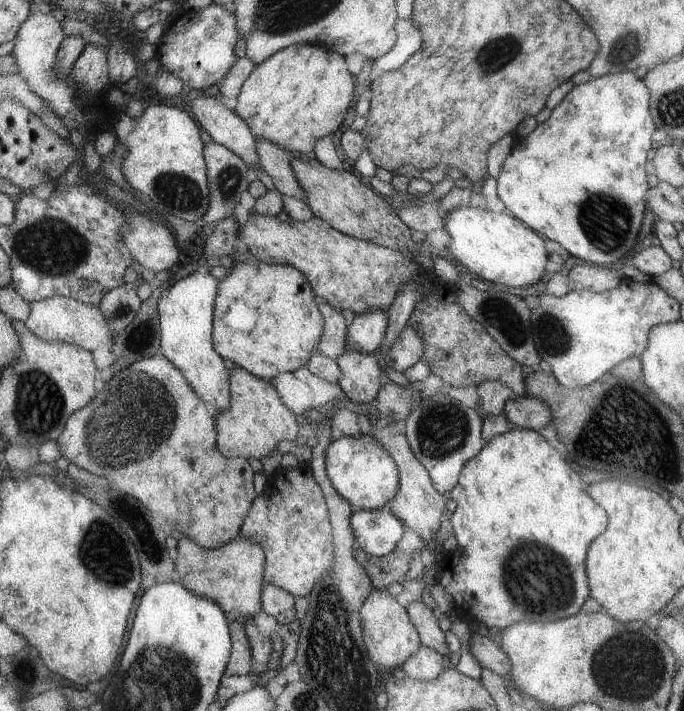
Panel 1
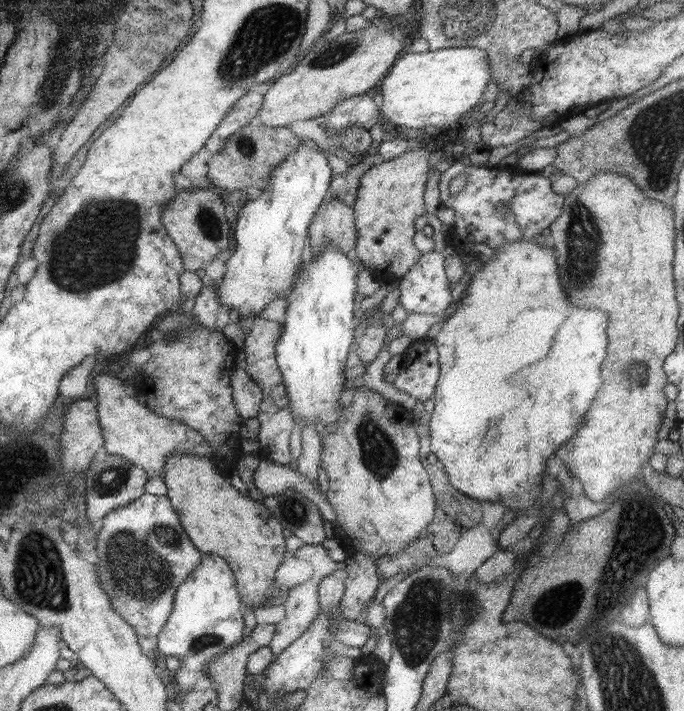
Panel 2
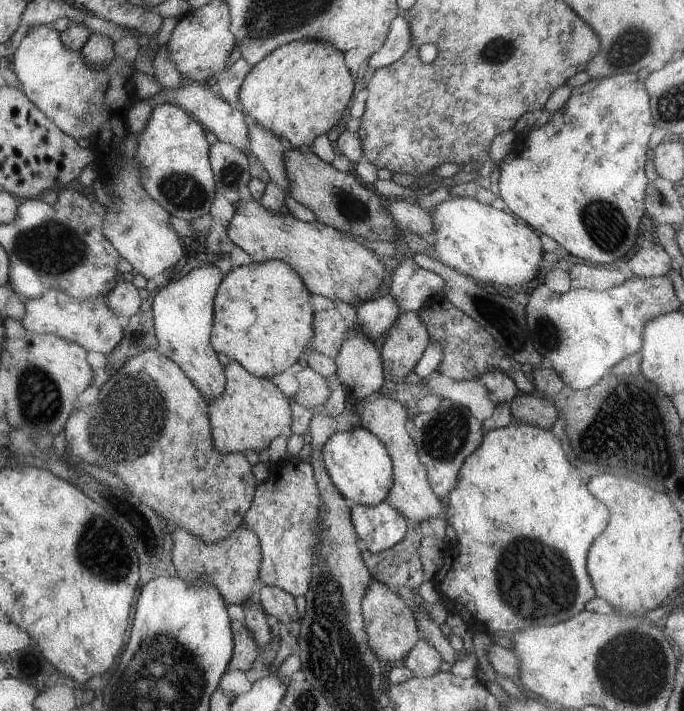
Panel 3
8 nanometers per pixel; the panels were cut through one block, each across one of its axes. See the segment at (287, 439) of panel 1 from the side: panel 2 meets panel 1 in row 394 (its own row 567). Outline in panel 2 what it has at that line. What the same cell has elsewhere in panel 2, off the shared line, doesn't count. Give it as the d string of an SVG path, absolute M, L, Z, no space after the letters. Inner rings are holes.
M192 454L171 455L165 460L165 497L169 499L189 540L202 554L222 558L236 578L241 604L254 610L270 599L266 593L274 583L275 571L283 560L285 537L282 526L264 504L243 497L224 479L210 459Z

